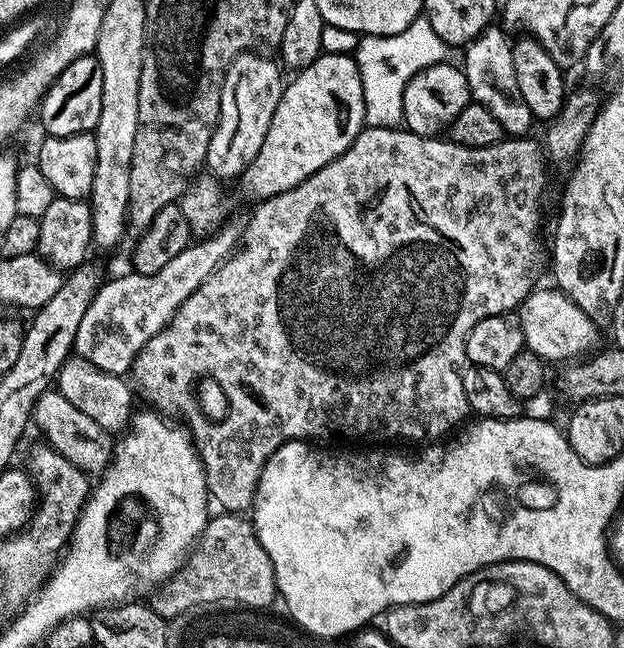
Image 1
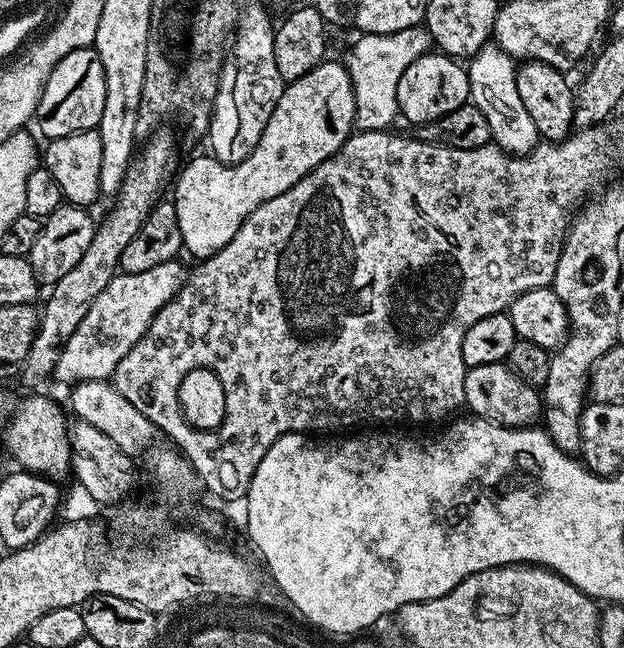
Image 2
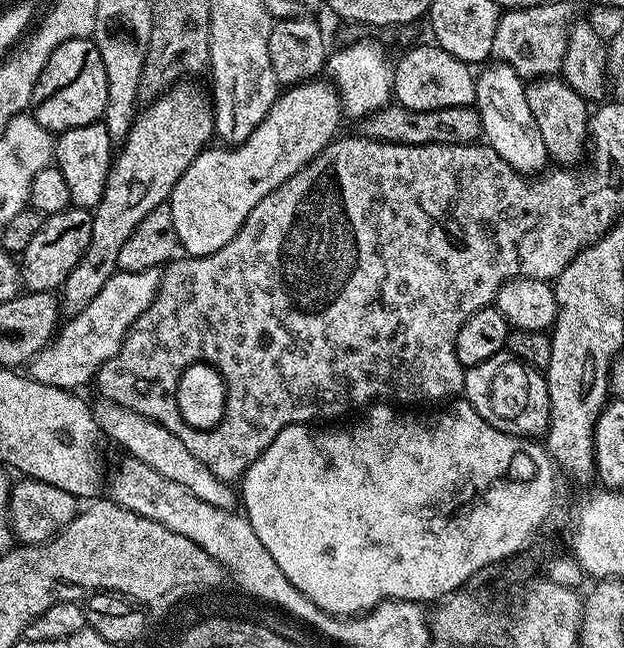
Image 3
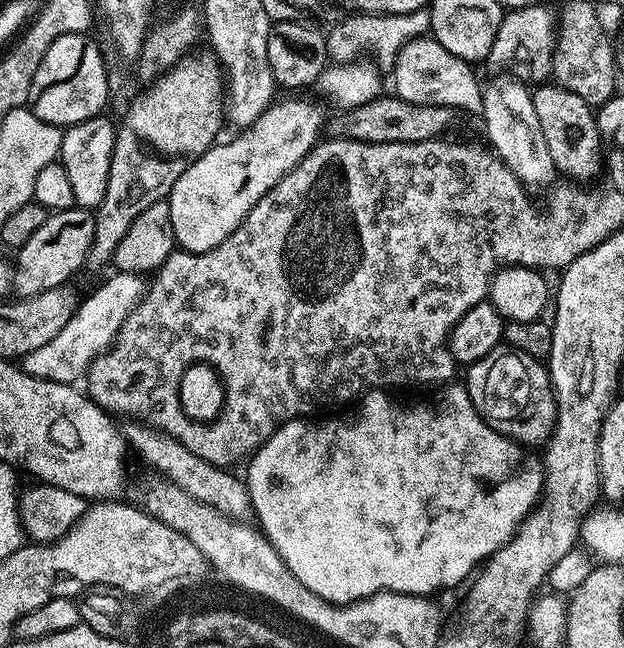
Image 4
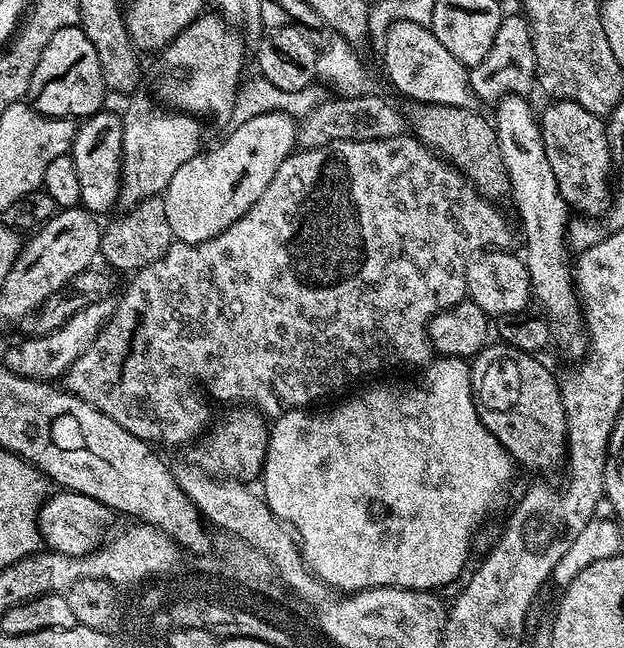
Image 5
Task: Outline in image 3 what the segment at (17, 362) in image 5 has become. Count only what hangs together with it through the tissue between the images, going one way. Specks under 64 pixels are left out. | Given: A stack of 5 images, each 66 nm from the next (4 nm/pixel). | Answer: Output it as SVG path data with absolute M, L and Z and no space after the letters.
M151 268L145 272L122 272L117 270L98 290L98 298L86 306L76 316L71 317L57 331L51 344L47 344L41 352L28 361L27 375L46 386L80 390L83 384L93 383L96 371L105 362L114 358L132 328L132 324L154 302L156 291L160 288L160 268Z

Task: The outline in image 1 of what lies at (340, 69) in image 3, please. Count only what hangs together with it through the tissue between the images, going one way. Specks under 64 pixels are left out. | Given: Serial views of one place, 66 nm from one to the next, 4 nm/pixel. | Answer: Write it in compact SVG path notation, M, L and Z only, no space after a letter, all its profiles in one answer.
M422 14L402 34L390 34L389 36L359 37L359 44L354 49L358 74L362 78L362 98L364 99L364 123L370 128L398 128L401 127L404 115L402 114L402 96L406 94L406 82L414 78L422 70L426 70L435 64L443 64L449 59L450 48L444 44L442 38L434 32L426 16Z

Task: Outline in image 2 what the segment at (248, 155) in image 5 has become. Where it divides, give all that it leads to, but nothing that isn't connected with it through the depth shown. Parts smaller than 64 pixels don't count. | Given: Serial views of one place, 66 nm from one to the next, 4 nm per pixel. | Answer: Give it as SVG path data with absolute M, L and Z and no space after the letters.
M325 58L318 66L314 66L314 70L310 70L310 74L302 74L302 78L291 81L285 87L278 104L274 106L274 112L266 122L258 144L248 157L237 164L224 164L216 160L215 156L205 154L194 157L185 168L183 165L179 169L174 180L174 203L178 210L178 230L182 230L183 251L197 256L195 259L203 262L218 250L222 250L226 242L230 242L230 238L238 234L245 218L254 210L258 210L262 202L278 198L278 194L290 190L294 182L310 174L310 170L314 170L322 162L326 162L326 158L334 155L352 135L355 123L354 86L350 82L350 74L339 59Z

